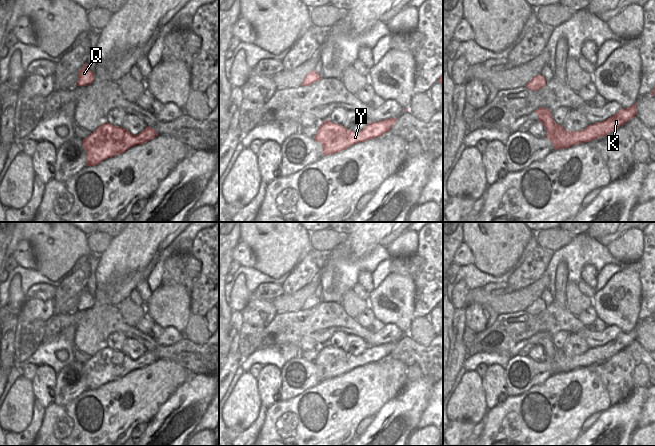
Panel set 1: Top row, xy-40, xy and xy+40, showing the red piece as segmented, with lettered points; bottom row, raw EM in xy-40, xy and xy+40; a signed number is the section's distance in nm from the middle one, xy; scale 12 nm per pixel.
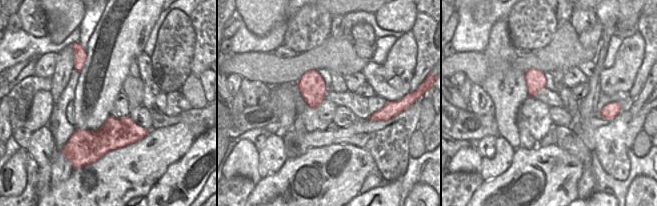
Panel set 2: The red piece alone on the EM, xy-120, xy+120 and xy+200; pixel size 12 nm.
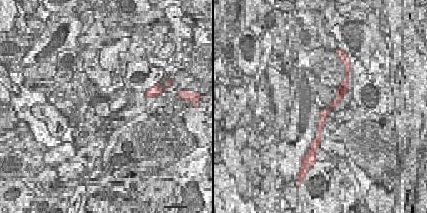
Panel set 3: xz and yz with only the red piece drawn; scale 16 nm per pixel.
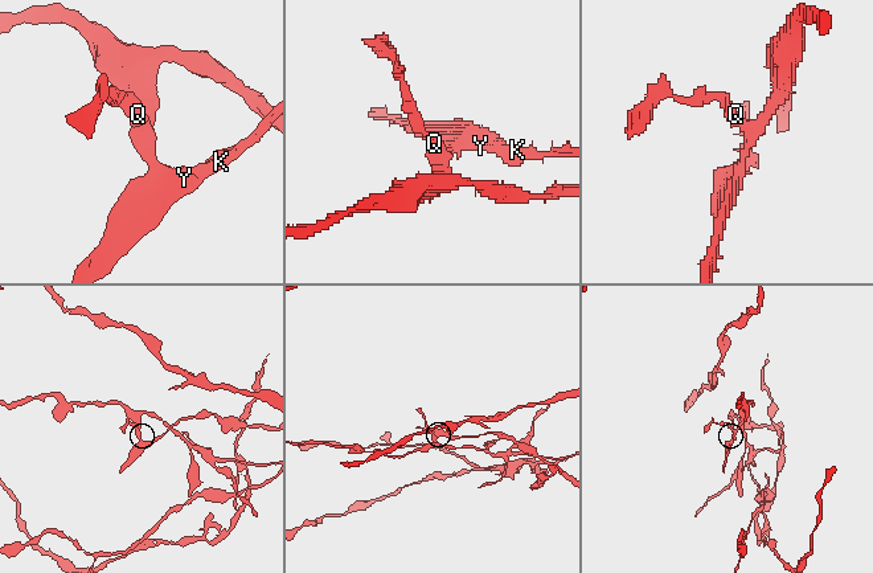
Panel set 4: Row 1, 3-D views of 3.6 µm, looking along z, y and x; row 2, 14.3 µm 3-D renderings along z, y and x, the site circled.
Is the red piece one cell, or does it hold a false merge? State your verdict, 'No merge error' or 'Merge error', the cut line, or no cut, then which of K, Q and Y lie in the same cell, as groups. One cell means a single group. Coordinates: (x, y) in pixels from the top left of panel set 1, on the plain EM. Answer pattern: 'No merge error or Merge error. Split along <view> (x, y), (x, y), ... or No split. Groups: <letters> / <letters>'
Merge error. Split along xy+40 (556, 348), (552, 355), (546, 354). Groups: K Y / Q

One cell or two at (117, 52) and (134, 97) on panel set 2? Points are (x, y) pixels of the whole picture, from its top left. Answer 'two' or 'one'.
two

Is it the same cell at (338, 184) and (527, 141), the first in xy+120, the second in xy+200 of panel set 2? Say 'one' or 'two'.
two

